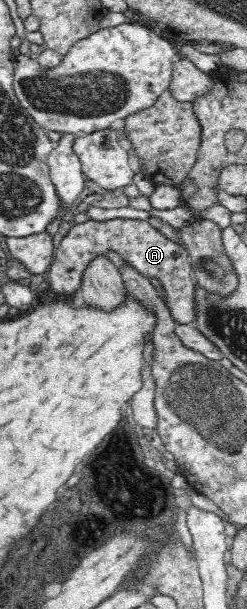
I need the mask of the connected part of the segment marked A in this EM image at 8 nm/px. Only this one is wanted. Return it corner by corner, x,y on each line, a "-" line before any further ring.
111,219
110,221
87,221
75,224
61,239
48,267
49,285
59,297
70,297
81,287
81,275
89,261
97,253
113,249
129,265
145,277
157,277
163,283
169,311
177,324
190,324
197,319
196,283
192,274
192,263
186,247
169,239
163,231
153,227
149,221
137,219

